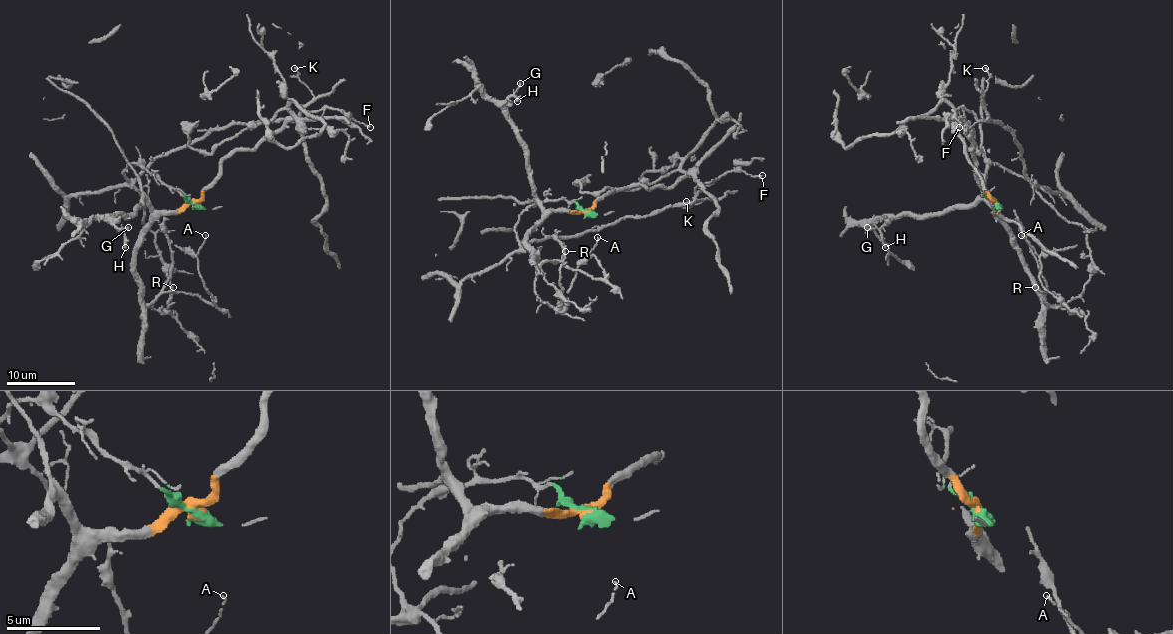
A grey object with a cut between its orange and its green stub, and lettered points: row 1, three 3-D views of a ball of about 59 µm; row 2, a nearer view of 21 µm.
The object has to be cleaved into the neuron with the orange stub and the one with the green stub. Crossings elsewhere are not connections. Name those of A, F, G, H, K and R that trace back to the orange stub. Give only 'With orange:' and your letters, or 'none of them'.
With orange: A, G, H, R

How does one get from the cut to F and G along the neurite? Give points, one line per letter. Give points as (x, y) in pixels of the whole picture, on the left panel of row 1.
F: (195, 205), (146, 171), (123, 172), (135, 179), (230, 124), (331, 107), (370, 126)
G: (195, 205), (185, 203), (175, 210), (154, 210), (144, 200), (130, 215), (115, 217), (118, 227), (128, 227)

